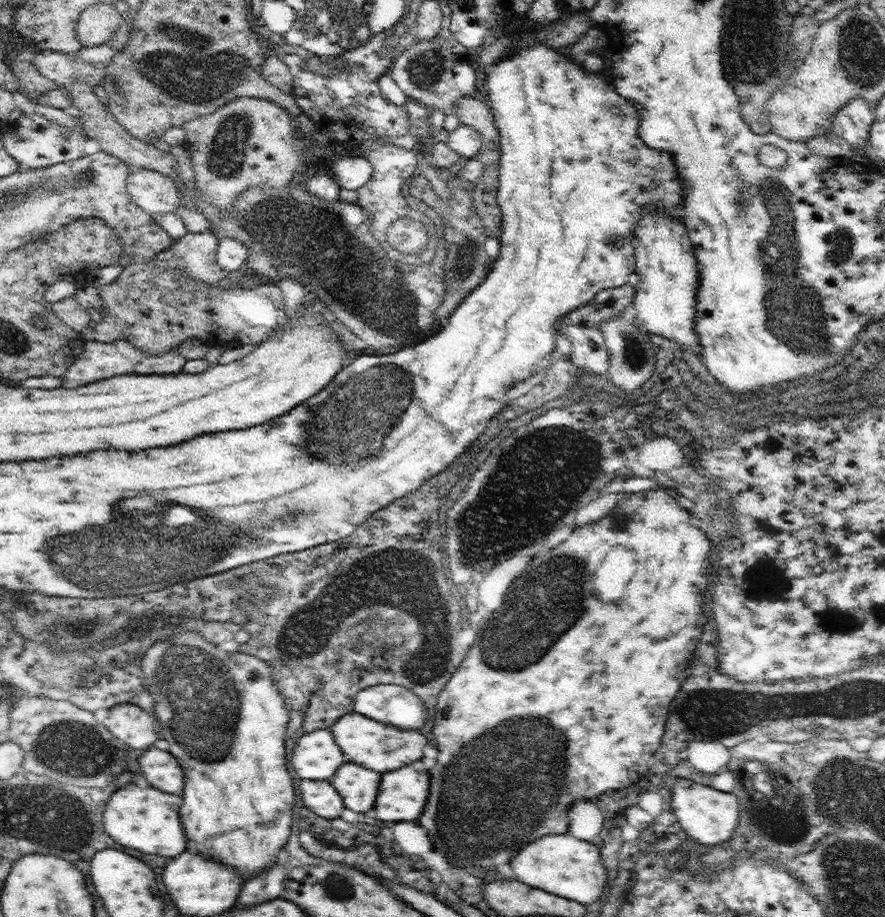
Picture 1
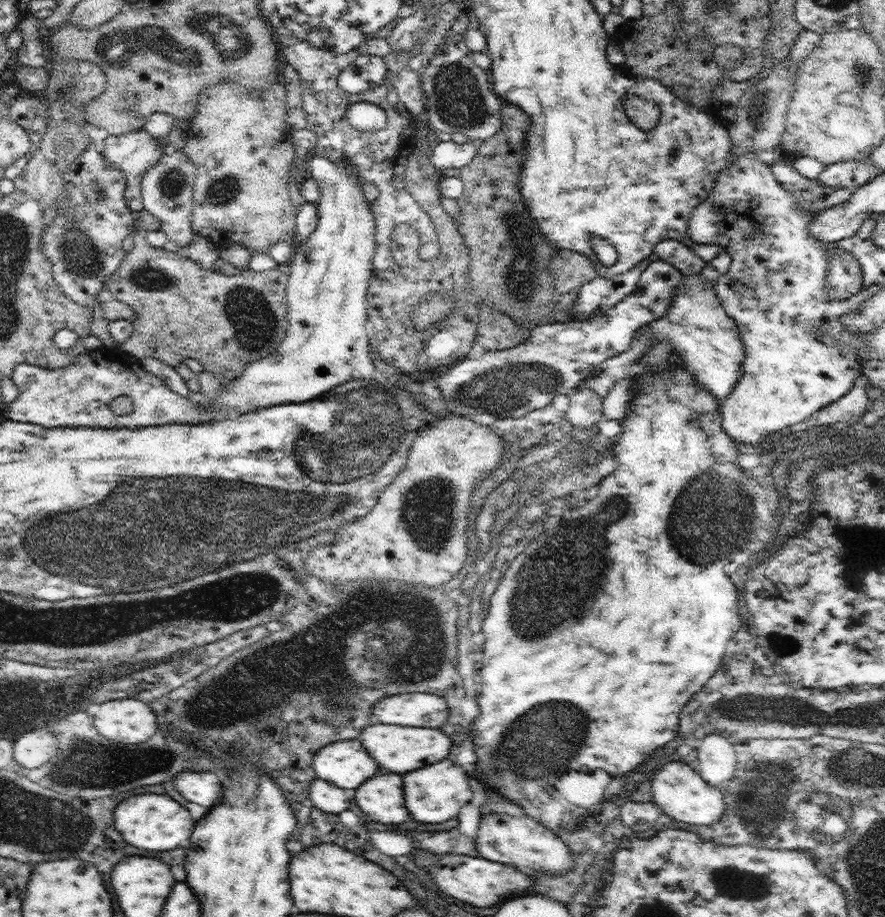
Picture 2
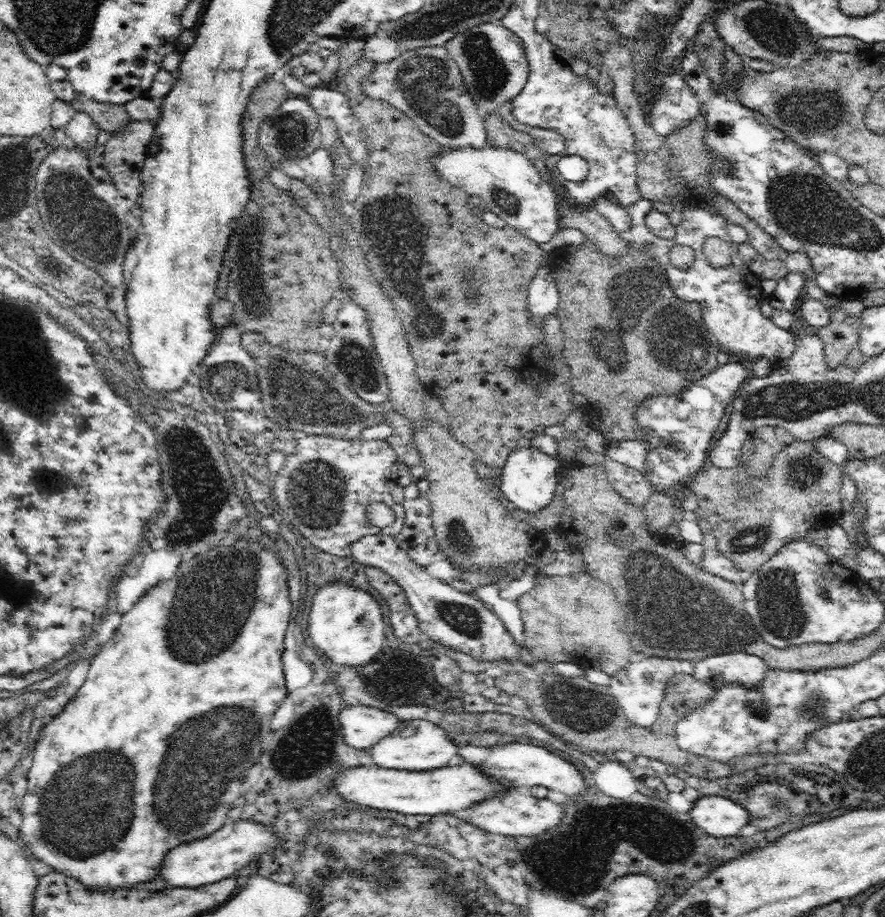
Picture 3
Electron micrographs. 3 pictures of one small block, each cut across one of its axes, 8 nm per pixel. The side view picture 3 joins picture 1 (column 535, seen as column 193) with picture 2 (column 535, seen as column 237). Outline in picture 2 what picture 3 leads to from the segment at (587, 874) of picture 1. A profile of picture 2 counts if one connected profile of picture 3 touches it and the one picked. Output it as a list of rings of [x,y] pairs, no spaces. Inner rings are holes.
[[[500,814],[486,816],[480,824],[476,846],[482,858],[502,862],[502,864],[512,864],[522,872],[536,870],[536,872],[548,872],[552,876],[562,876],[574,868],[574,855],[570,847],[554,832],[544,828],[542,823],[528,818],[528,815],[518,818],[506,814],[506,820],[502,820]]]

